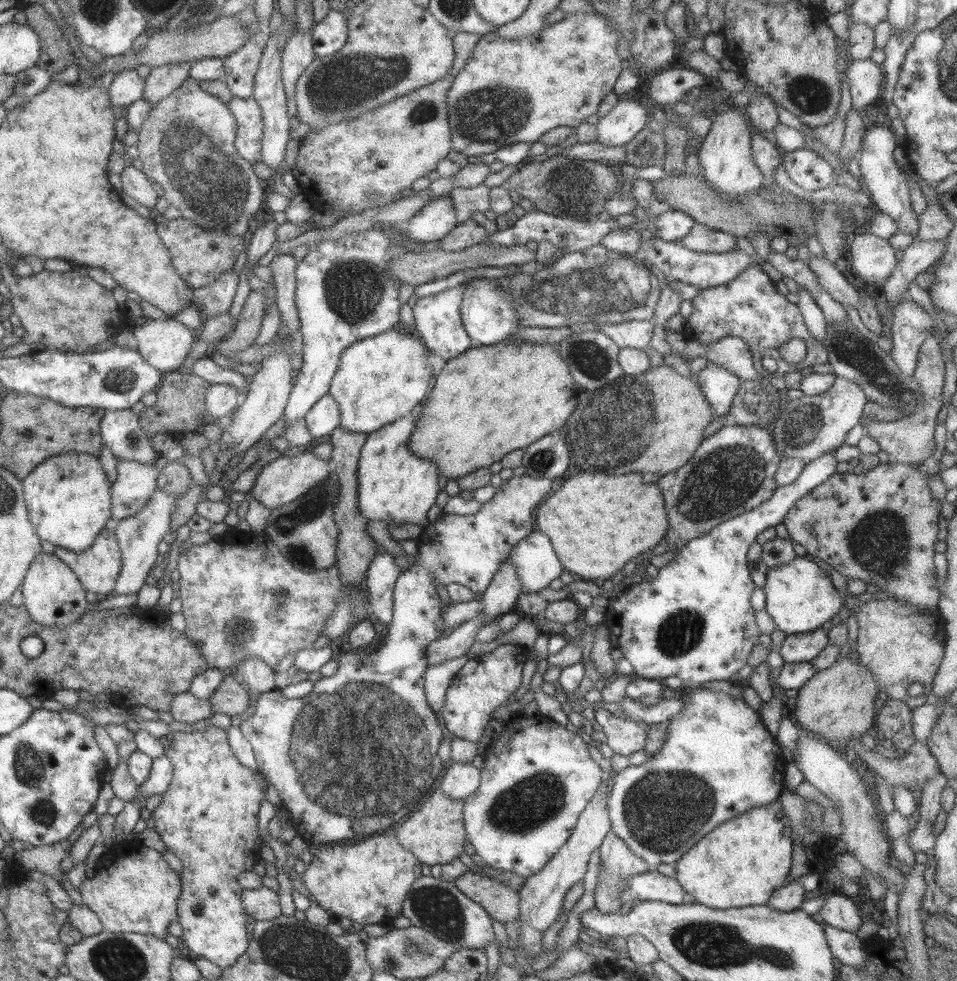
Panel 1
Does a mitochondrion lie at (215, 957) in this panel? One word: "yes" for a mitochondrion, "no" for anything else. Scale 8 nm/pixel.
no

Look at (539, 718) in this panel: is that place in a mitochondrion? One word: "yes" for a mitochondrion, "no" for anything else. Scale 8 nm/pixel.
no

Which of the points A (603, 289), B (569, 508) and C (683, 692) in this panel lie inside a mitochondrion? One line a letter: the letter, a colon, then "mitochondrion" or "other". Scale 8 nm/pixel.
A: mitochondrion
B: other
C: other

